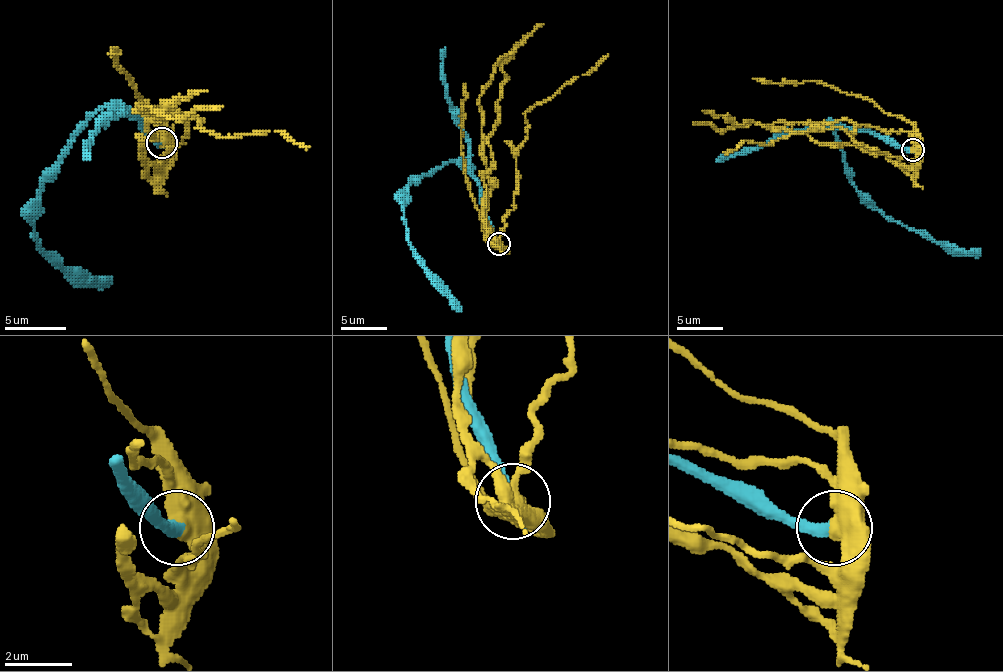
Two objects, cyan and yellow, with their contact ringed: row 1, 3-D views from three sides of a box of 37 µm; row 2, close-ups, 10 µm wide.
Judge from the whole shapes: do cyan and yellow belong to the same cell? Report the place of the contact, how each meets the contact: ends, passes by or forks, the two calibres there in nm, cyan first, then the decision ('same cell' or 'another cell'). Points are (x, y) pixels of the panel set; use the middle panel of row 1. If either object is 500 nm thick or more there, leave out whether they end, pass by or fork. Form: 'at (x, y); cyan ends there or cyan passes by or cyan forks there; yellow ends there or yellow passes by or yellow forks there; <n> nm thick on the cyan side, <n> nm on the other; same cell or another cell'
at (498, 244); 400 nm thick on the cyan side, 500 nm on the other; another cell

